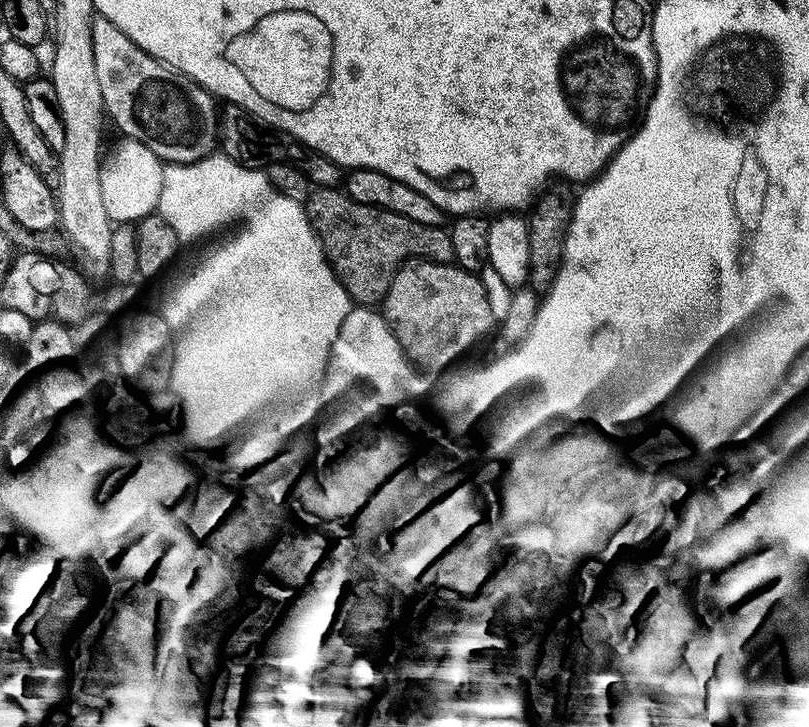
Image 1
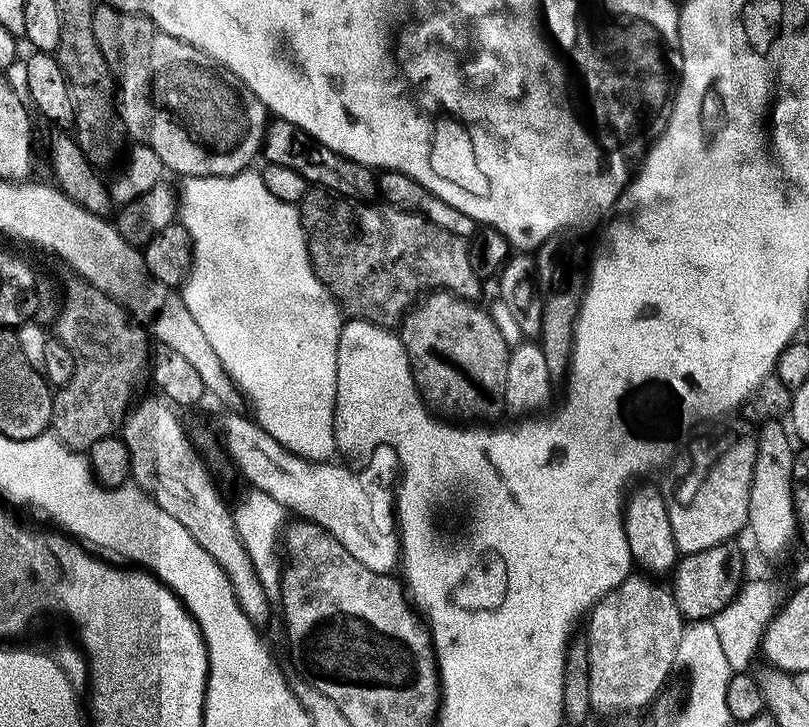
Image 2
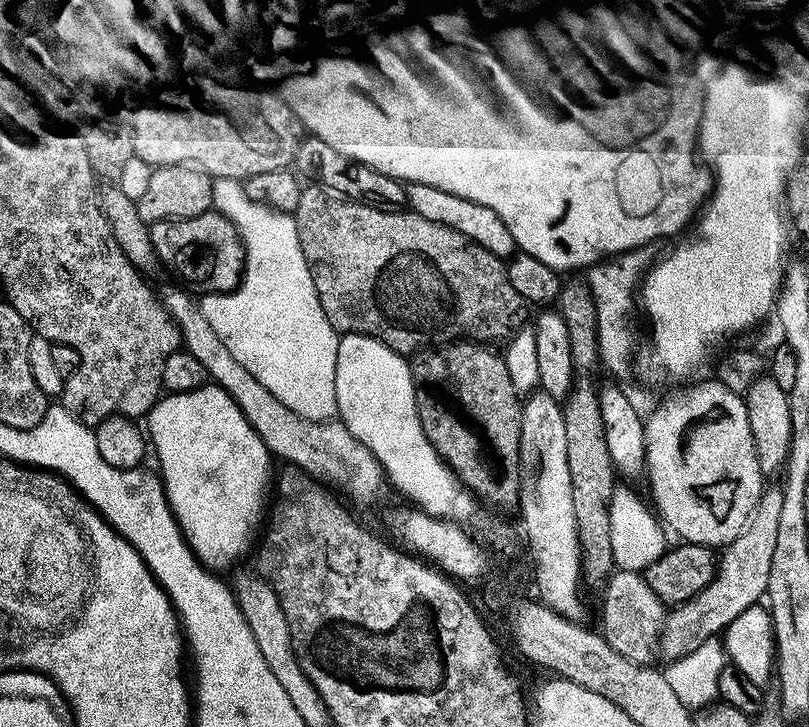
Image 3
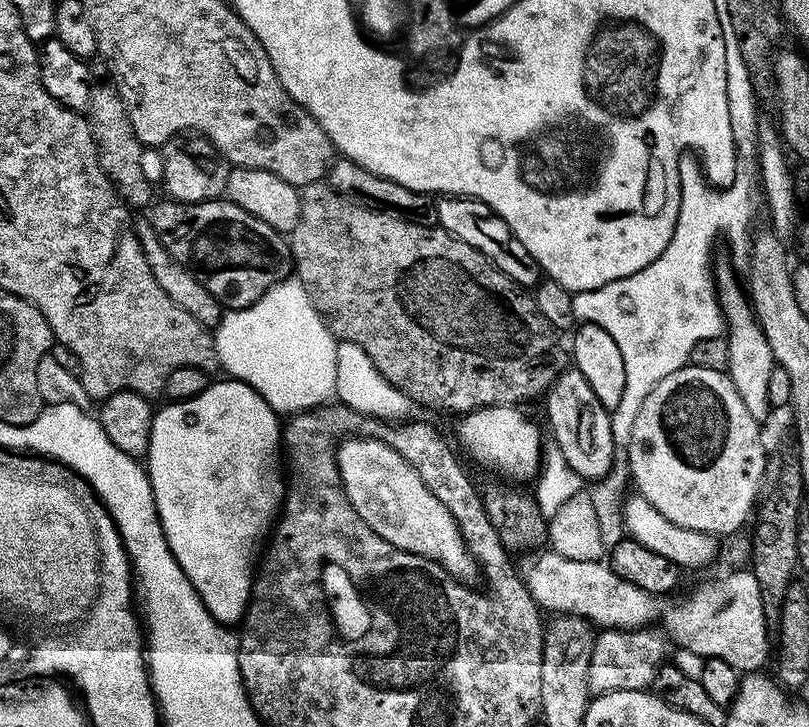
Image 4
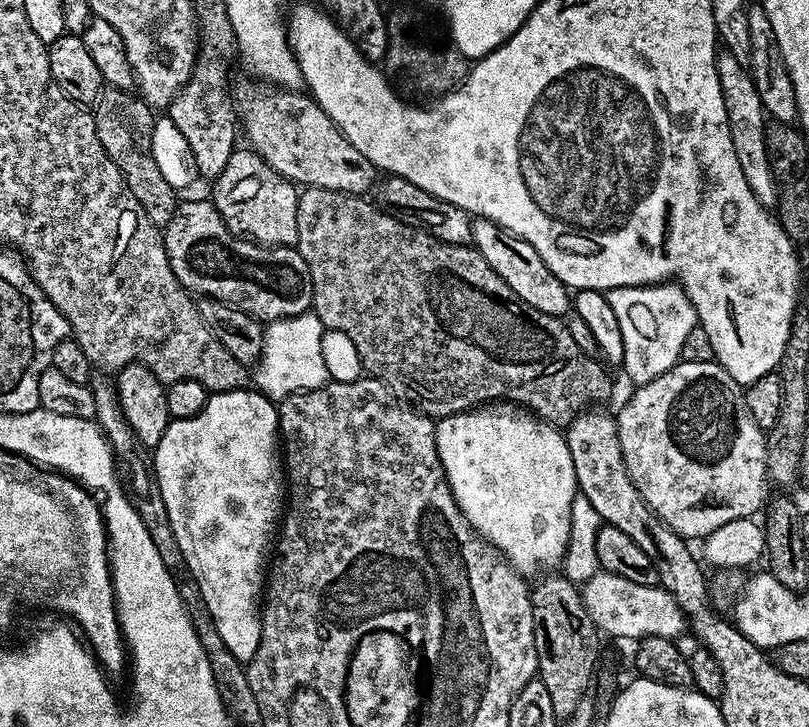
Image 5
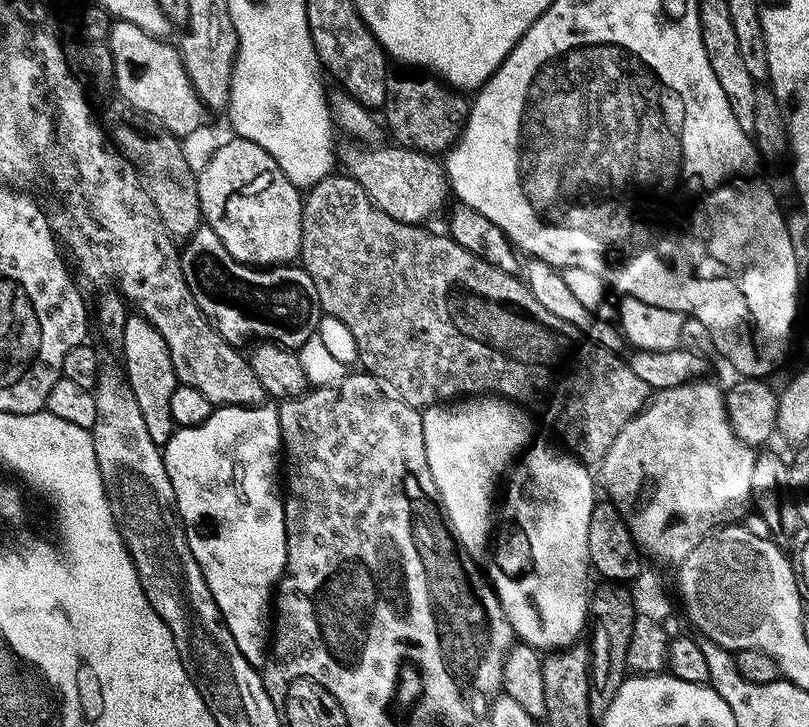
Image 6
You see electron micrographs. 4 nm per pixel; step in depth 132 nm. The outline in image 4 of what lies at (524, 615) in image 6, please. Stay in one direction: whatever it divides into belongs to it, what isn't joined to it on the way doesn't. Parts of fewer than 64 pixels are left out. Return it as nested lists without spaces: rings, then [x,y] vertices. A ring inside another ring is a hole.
[[[497,406],[494,408],[477,408],[476,411],[467,413],[463,417],[464,420],[460,424],[460,444],[462,447],[465,448],[466,451],[469,452],[470,455],[473,456],[474,459],[477,460],[478,463],[481,464],[484,468],[493,468],[496,472],[501,472],[504,476],[509,476],[509,481],[512,482],[520,482],[516,480],[528,480],[531,481],[533,477],[535,477],[540,470],[540,460],[541,460],[541,447],[542,447],[542,437],[540,438],[540,428],[538,425],[535,424],[532,420],[527,420],[526,417],[523,416],[522,413],[520,413],[521,409],[516,406]]]

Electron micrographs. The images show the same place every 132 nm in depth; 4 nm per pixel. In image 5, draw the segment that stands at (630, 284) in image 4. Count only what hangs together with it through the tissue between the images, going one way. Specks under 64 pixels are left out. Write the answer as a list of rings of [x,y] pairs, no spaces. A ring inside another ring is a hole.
[[[661,282],[642,287],[616,287],[609,289],[606,295],[622,332],[622,370],[635,385],[648,384],[679,363],[687,335],[698,326],[696,308],[680,285]]]

